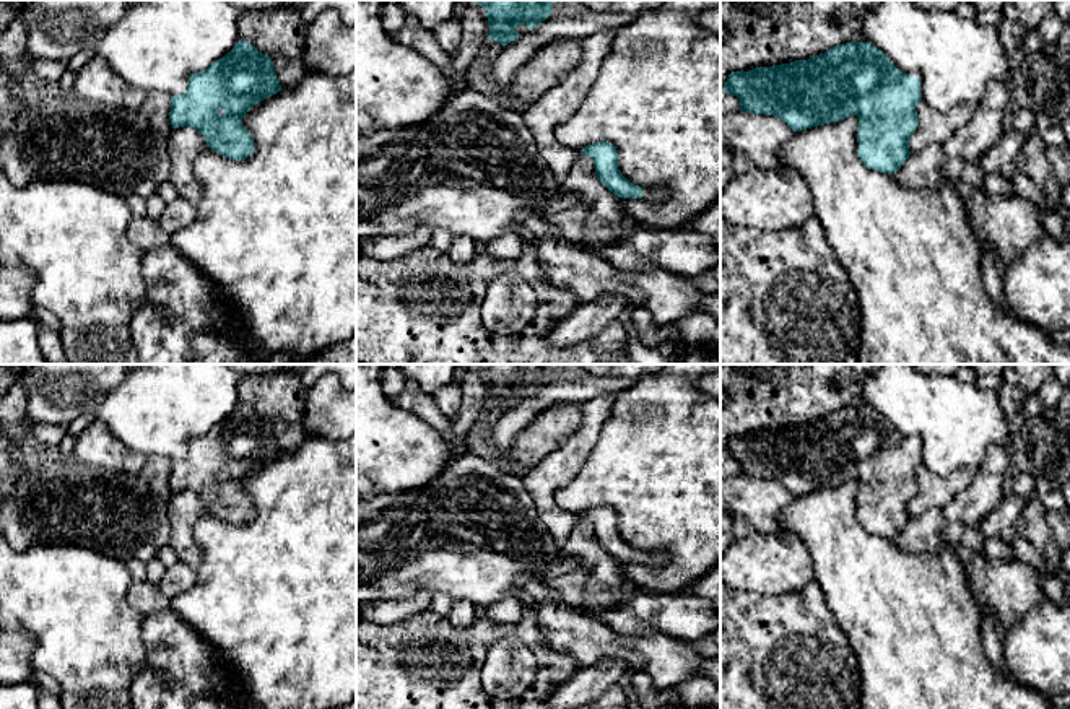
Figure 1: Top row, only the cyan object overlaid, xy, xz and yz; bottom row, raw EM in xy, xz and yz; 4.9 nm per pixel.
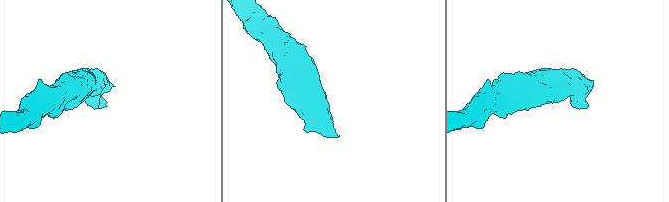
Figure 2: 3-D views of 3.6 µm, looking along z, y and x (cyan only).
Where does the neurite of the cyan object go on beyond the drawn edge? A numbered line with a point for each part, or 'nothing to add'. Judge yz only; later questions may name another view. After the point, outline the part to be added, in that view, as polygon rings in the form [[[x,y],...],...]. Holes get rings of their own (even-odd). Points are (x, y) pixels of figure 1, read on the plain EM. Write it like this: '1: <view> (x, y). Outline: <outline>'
nothing to add

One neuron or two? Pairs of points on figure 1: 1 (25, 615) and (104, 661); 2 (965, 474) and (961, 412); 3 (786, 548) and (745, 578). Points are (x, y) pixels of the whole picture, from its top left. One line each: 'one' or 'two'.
1: one
2: two
3: one

